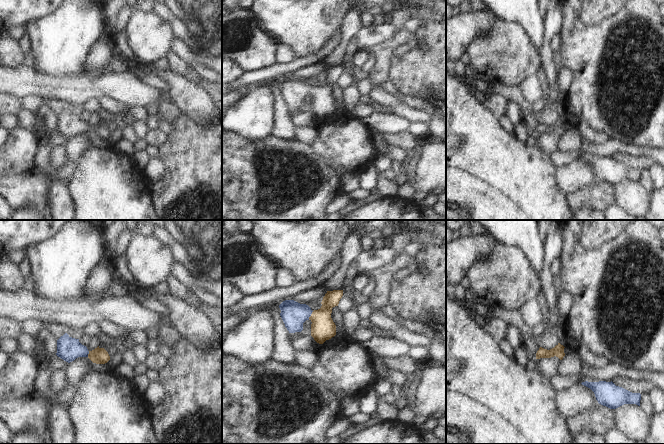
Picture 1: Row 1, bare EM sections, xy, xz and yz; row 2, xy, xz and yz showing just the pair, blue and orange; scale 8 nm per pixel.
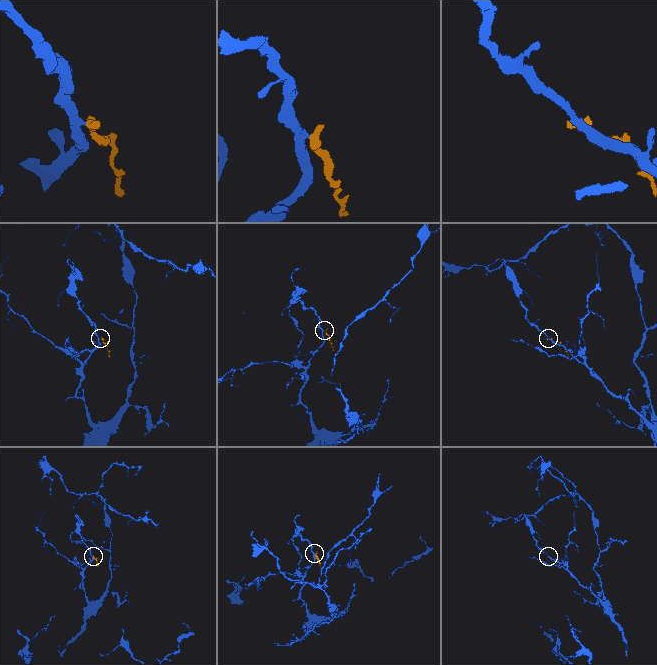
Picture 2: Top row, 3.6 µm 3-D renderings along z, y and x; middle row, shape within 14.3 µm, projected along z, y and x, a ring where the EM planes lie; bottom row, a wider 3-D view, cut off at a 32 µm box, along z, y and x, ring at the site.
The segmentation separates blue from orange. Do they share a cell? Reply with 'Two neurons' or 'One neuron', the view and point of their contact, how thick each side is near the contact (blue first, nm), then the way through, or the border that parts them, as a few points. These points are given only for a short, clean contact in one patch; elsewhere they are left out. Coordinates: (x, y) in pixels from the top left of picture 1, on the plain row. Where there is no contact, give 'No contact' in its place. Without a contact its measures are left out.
One neuron. Touches blue at xz (310, 91). Thickness 200 nm (blue) against 200 nm. Path across: xz (293, 90), (310, 91), (323, 104).

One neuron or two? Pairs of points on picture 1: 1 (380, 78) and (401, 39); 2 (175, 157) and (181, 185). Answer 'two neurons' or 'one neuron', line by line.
1: one neuron
2: one neuron

